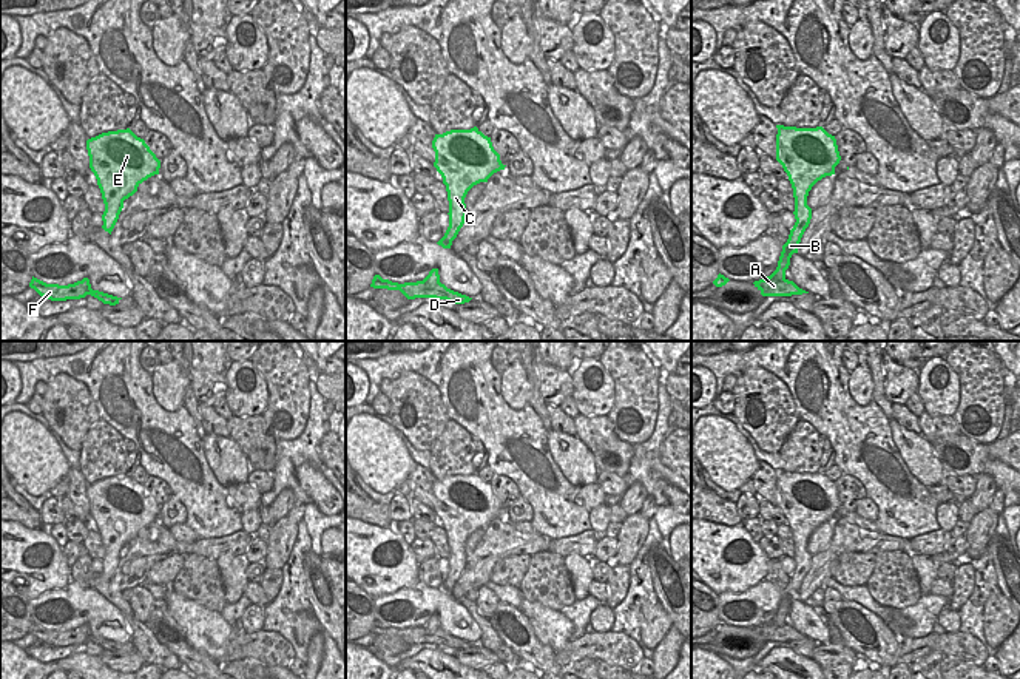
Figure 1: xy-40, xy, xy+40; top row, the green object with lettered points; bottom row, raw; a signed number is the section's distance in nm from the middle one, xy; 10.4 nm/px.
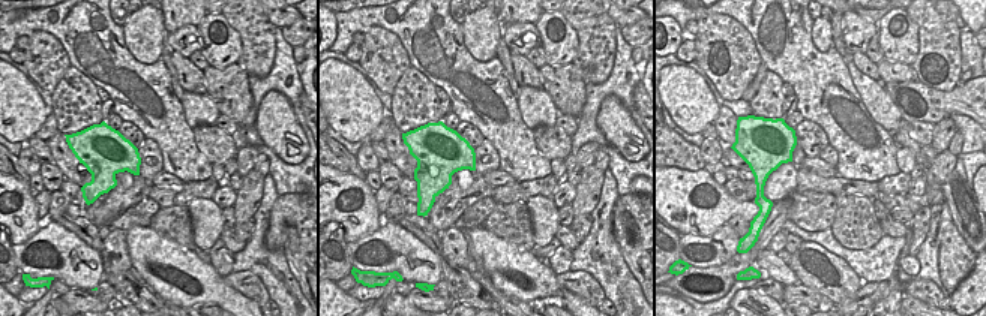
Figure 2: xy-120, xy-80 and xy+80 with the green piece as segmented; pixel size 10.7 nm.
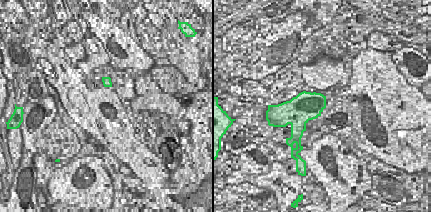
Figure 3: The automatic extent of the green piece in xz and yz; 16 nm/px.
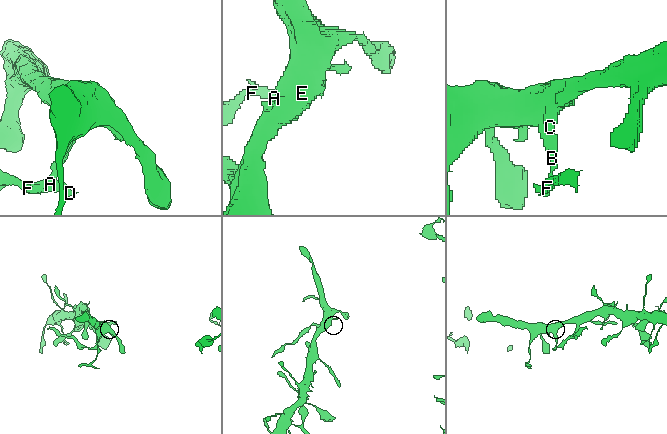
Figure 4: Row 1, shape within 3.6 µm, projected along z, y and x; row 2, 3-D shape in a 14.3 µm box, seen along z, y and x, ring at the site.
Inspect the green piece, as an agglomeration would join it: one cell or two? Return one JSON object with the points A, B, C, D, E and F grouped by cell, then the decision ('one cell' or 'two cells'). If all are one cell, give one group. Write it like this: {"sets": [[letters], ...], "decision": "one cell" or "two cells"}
{"sets": [["A", "B", "D", "F"], ["C", "E"]], "decision": "two cells"}

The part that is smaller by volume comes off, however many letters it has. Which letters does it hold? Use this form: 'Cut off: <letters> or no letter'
Cut off: A, B, D, F

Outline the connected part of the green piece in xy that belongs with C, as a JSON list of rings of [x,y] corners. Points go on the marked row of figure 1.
[[[477,127],[435,134],[432,148],[435,151],[434,167],[441,174],[448,191],[452,235],[446,247],[451,248],[464,224],[468,191],[480,182],[488,182],[494,173],[505,170],[506,165],[502,164],[491,137]]]

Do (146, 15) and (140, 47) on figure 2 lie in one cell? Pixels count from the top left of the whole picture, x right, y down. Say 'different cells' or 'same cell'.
same cell

